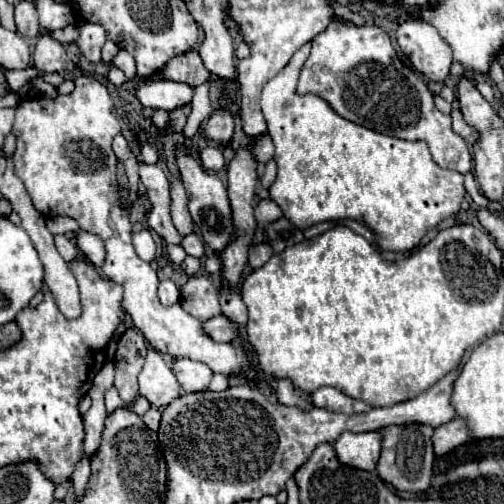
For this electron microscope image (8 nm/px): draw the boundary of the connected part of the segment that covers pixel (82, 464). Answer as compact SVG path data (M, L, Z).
M83 455L83 459L79 461L73 477L71 477L71 485L75 489L75 499L81 499L87 491L87 483L89 483L89 461L87 457Z

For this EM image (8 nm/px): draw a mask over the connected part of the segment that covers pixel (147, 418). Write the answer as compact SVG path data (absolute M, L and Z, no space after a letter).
M151 407L151 409L143 415L145 425L147 425L149 429L153 429L153 431L157 431L157 429L159 429L159 419L161 419L161 411L159 411L157 407Z

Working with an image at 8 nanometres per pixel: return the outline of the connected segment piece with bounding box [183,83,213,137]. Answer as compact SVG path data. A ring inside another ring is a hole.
M203 83L195 89L193 101L191 101L191 115L187 119L187 125L183 129L185 137L193 137L199 131L199 125L209 119L213 113L211 101L209 101L209 83Z

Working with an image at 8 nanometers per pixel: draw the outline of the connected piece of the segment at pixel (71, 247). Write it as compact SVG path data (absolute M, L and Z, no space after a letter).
M55 235L54 241L59 254L69 262L77 257L77 249L74 241L67 239L64 235Z

